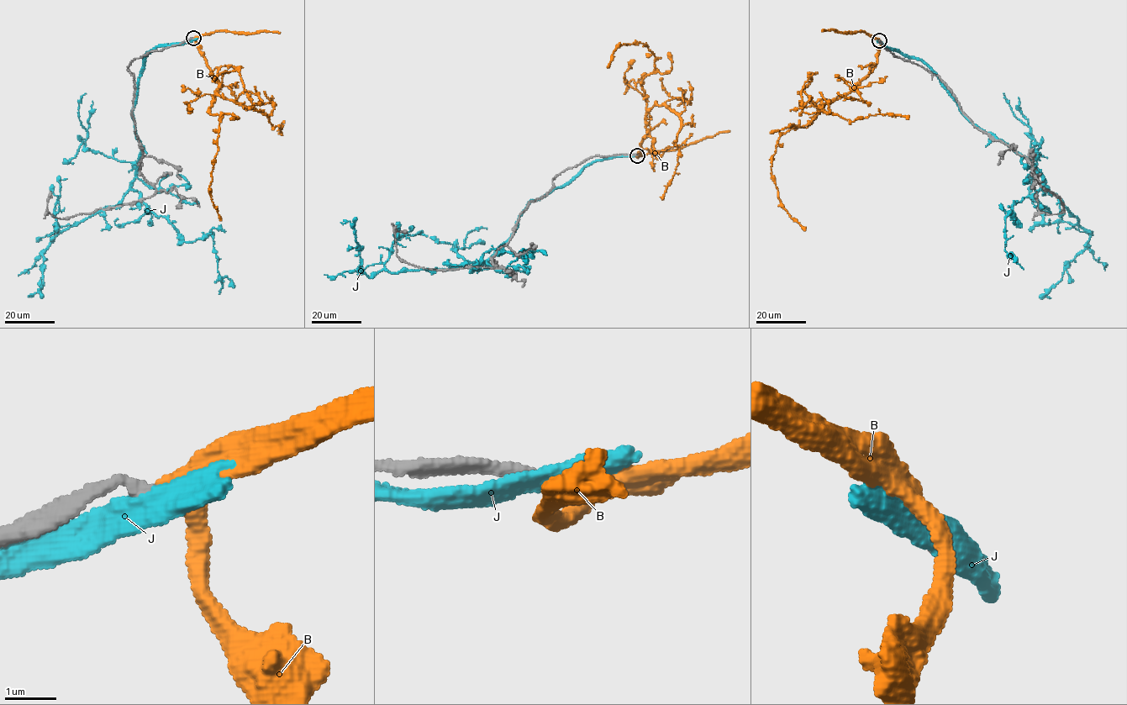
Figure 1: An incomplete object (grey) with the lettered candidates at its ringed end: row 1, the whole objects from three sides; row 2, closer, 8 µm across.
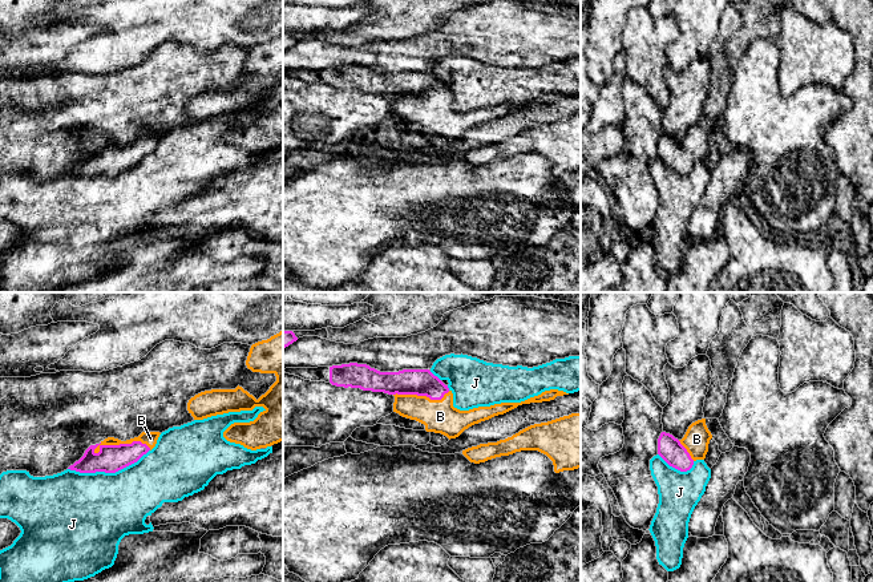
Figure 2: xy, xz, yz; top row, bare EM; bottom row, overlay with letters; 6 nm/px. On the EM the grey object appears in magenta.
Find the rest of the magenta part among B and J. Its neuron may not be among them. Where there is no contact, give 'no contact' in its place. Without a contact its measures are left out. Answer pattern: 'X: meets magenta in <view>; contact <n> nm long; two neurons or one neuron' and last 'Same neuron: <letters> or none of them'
B: meets magenta in xy; contact 360 nm long; one neuron
J: meets magenta in xy; contact 500 nm long; two neurons
Same neuron: B

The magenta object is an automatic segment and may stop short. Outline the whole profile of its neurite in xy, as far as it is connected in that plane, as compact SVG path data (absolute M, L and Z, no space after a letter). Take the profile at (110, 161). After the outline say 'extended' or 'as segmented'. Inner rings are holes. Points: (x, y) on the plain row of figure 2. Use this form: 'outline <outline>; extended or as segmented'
outline M142 134L138 140L126 144L108 140L100 146L90 147L84 158L68 171L80 175L116 175L151 153L159 137L159 134Z; extended

